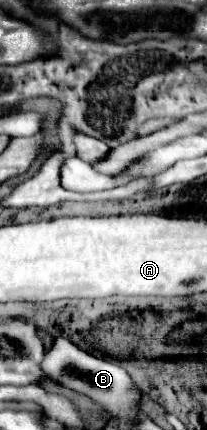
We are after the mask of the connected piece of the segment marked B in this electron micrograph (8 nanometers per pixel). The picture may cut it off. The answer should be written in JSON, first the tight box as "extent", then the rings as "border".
{"extent":[43,337,141,407],"border":[[[63,337],[55,339],[53,349],[45,355],[43,367],[47,369],[51,379],[61,381],[69,389],[91,397],[95,403],[99,403],[103,407],[109,407],[113,403],[121,403],[125,399],[127,399],[129,407],[137,407],[137,401],[141,399],[141,391],[133,385],[129,373],[119,365],[119,361],[109,359],[109,357],[95,357]]]}

